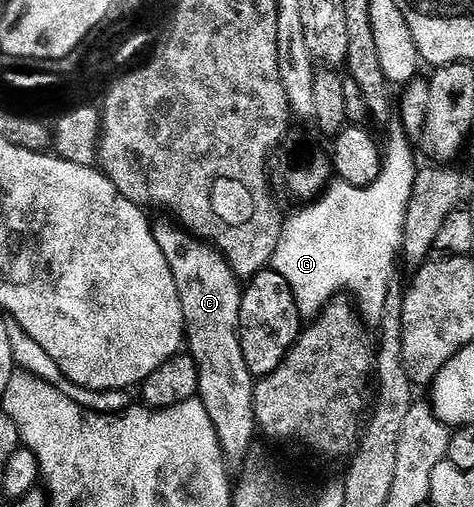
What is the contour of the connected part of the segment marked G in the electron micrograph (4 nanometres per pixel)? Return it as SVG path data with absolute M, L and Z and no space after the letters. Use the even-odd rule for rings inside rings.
M397 118L391 119L388 125L388 131L391 132L390 141L384 144L384 155L382 157L382 180L388 182L390 180L390 196L370 196L374 194L364 194L364 190L360 186L348 186L348 182L338 180L331 183L317 198L309 201L294 217L285 221L282 229L282 237L276 246L276 254L272 261L273 271L279 272L284 278L284 282L288 282L288 286L292 286L292 294L296 298L296 306L307 317L314 317L321 312L322 307L327 304L330 299L333 299L337 294L343 293L348 288L352 293L353 299L356 301L356 307L363 320L367 325L377 326L382 323L382 315L384 314L384 301L388 298L388 286L395 283L396 276L394 276L394 267L397 266L398 260L400 264L400 253L402 250L402 239L404 238L404 218L408 210L408 202L412 198L412 186L418 177L418 170L420 167L419 161L414 161L414 152L412 149L412 142L406 136L405 130L402 128L402 123Z

